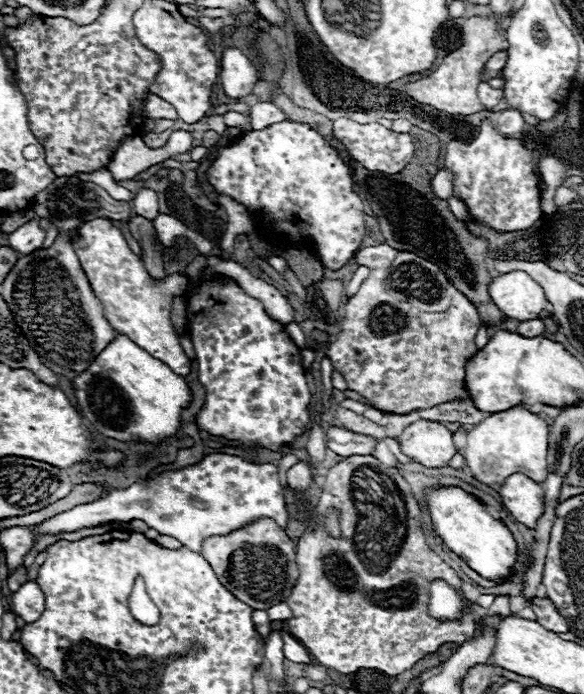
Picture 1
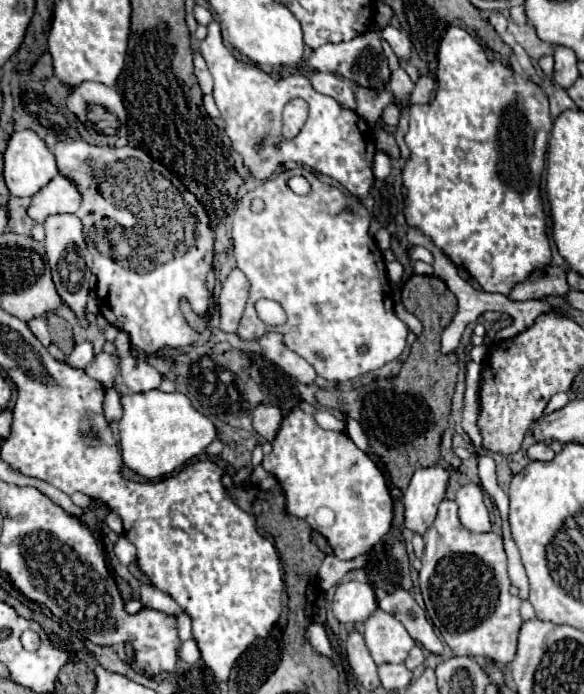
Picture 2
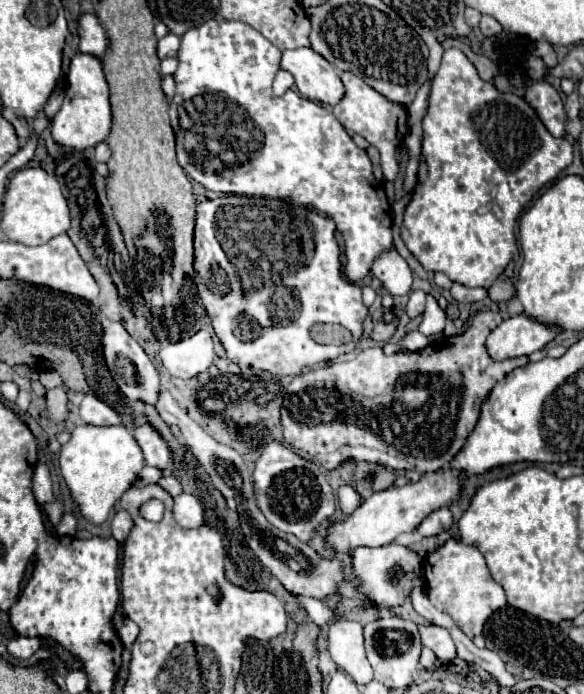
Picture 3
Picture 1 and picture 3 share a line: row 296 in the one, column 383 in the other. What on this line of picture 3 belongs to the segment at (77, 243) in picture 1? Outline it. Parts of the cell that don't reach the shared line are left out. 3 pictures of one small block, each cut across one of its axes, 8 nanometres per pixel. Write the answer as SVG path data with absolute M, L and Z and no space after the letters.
M342 72L342 82L346 86L346 96L342 98L342 102L338 106L332 108L336 120L346 128L346 130L354 130L356 134L364 136L372 146L378 148L380 152L380 164L382 164L382 172L384 178L388 182L392 182L398 174L398 162L396 162L396 148L400 146L402 138L408 132L408 116L406 110L398 104L392 104L390 100L386 100L382 94L378 94L374 88L370 88L368 84L364 84L358 76Z

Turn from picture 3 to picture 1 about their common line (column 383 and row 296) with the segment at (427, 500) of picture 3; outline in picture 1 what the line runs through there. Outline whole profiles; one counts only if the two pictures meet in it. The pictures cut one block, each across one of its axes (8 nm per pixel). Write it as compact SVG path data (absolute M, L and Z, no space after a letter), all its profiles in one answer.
M508 272L494 276L488 292L500 312L520 322L540 318L540 312L546 308L544 290L524 272Z

